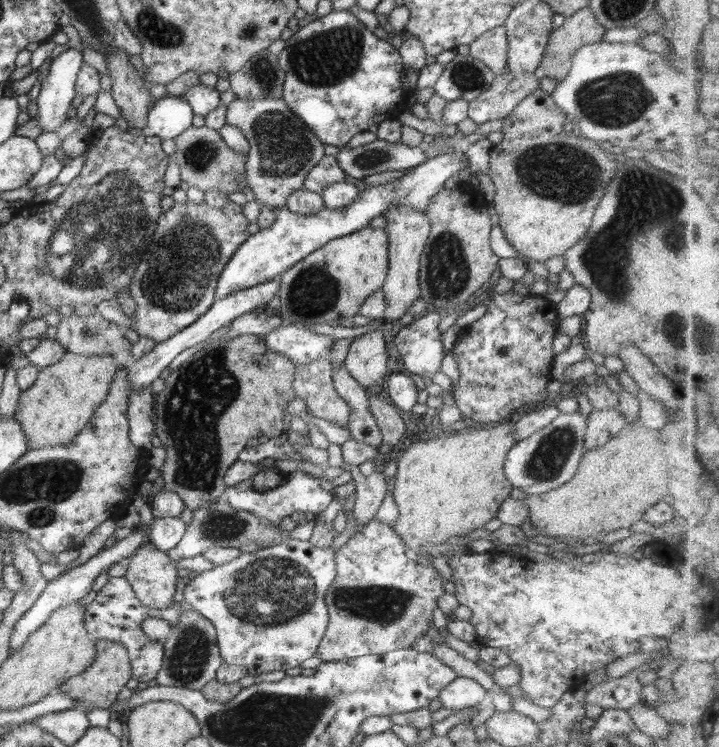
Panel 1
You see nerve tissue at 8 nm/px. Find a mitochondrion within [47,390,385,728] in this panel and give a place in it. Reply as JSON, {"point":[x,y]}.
{"point":[276,592]}

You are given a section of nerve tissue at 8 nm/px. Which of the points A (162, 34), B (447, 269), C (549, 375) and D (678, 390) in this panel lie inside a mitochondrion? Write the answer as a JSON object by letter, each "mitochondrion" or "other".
{"A":"mitochondrion","B":"mitochondrion","C":"other","D":"other"}

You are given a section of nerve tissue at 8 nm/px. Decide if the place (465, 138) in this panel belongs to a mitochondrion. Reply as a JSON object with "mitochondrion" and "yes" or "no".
{"mitochondrion":"no"}

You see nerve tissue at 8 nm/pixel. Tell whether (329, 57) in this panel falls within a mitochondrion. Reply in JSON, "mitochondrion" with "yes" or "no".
{"mitochondrion":"yes"}

